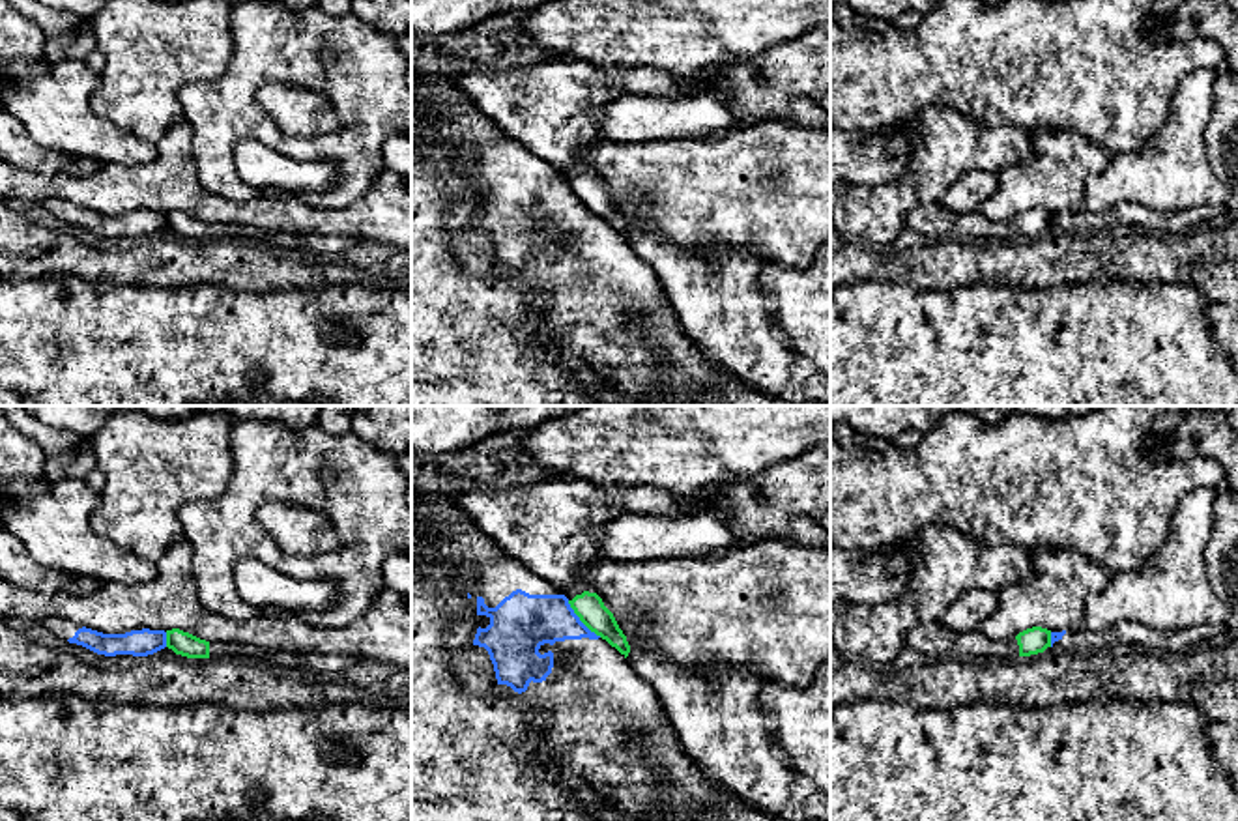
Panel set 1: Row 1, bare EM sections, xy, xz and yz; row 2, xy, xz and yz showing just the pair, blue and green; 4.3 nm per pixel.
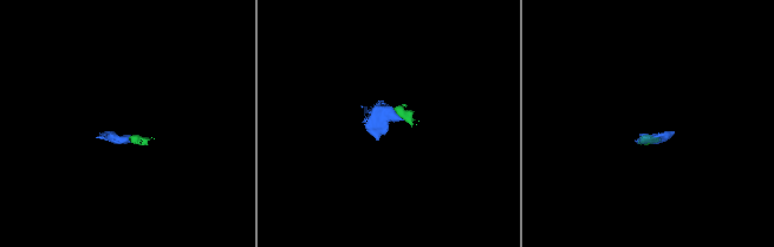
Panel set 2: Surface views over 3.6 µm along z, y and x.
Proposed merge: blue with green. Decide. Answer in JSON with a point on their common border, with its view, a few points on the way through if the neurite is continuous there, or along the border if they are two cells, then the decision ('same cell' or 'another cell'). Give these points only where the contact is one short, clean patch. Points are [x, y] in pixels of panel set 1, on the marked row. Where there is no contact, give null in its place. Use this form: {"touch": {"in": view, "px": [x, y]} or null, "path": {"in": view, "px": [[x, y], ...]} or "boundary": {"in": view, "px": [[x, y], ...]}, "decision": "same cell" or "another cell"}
{"touch": {"in": "xz", "px": [580, 621]}, "boundary": {"in": "xz", "px": [[567, 601], [573, 612], [601, 636]]}, "decision": "another cell"}

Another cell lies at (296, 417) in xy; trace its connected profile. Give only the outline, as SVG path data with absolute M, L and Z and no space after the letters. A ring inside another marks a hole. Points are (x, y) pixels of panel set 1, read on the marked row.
M198 406L204 411L223 411L234 421L279 423L292 430L303 430L318 421L322 406Z

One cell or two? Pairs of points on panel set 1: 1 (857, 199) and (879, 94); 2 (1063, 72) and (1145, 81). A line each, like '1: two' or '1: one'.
1: two
2: one

